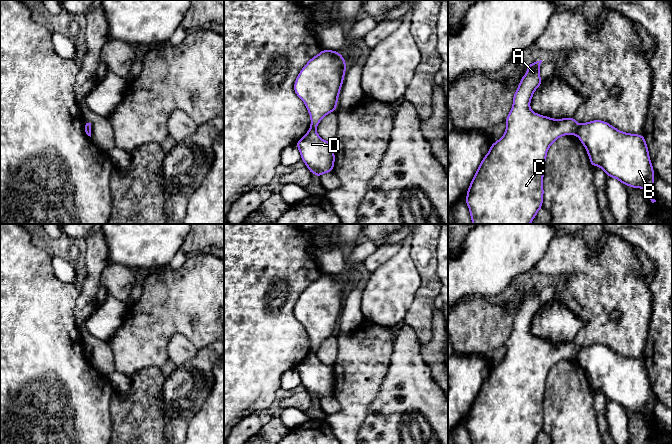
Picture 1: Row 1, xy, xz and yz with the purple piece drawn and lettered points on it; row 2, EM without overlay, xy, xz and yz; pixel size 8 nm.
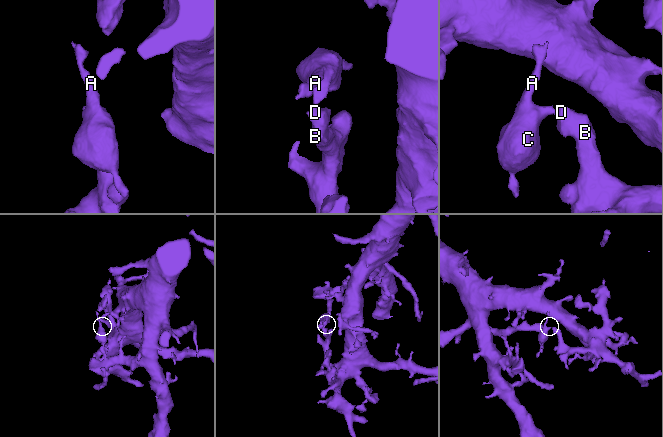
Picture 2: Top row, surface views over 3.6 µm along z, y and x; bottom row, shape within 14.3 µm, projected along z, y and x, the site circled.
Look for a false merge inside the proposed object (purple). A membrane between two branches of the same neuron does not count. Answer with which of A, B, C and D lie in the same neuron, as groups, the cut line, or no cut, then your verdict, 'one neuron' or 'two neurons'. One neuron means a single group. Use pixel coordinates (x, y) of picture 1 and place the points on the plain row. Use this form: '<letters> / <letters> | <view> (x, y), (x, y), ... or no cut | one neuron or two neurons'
A C / B D | yz (578, 349), (575, 358) | two neurons

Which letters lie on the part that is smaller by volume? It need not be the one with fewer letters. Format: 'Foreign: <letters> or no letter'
Foreign: A, C

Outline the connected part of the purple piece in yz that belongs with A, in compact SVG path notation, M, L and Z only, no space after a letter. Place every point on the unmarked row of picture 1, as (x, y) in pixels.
M542 284L528 288L527 297L521 302L513 320L513 330L506 341L504 359L490 370L467 414L466 428L472 444L533 444L543 427L543 400L547 375L554 365L564 359L576 359L578 347L574 341L552 343L530 333L534 315L541 309L540 289Z

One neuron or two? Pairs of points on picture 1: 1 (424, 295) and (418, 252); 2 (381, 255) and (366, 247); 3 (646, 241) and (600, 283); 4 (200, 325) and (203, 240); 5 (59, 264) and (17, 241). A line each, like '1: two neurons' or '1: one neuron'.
1: one neuron
2: two neurons
3: two neurons
4: two neurons
5: two neurons

